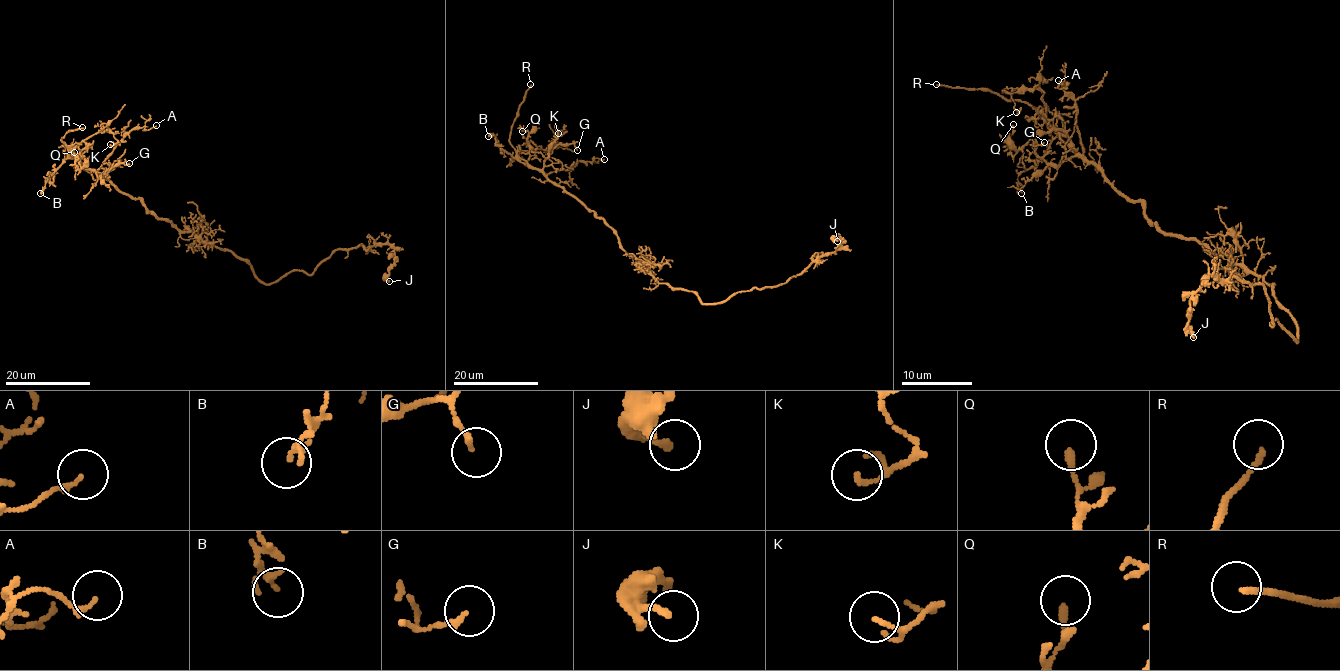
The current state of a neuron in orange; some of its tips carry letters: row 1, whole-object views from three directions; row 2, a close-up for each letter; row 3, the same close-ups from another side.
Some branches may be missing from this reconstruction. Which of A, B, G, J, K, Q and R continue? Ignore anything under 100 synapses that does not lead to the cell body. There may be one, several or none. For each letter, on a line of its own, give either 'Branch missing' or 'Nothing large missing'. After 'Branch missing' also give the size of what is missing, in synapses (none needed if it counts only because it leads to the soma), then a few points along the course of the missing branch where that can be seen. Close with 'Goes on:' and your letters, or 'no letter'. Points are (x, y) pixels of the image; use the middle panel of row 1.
A: Nothing large missing
B: Nothing large missing
G: Nothing large missing
J: Nothing large missing
K: Nothing large missing
Q: Nothing large missing
R: Branch missing. Course of what is missing: (530, 84), (534, 66), (527, 50), (538, 39)
Goes on: R

